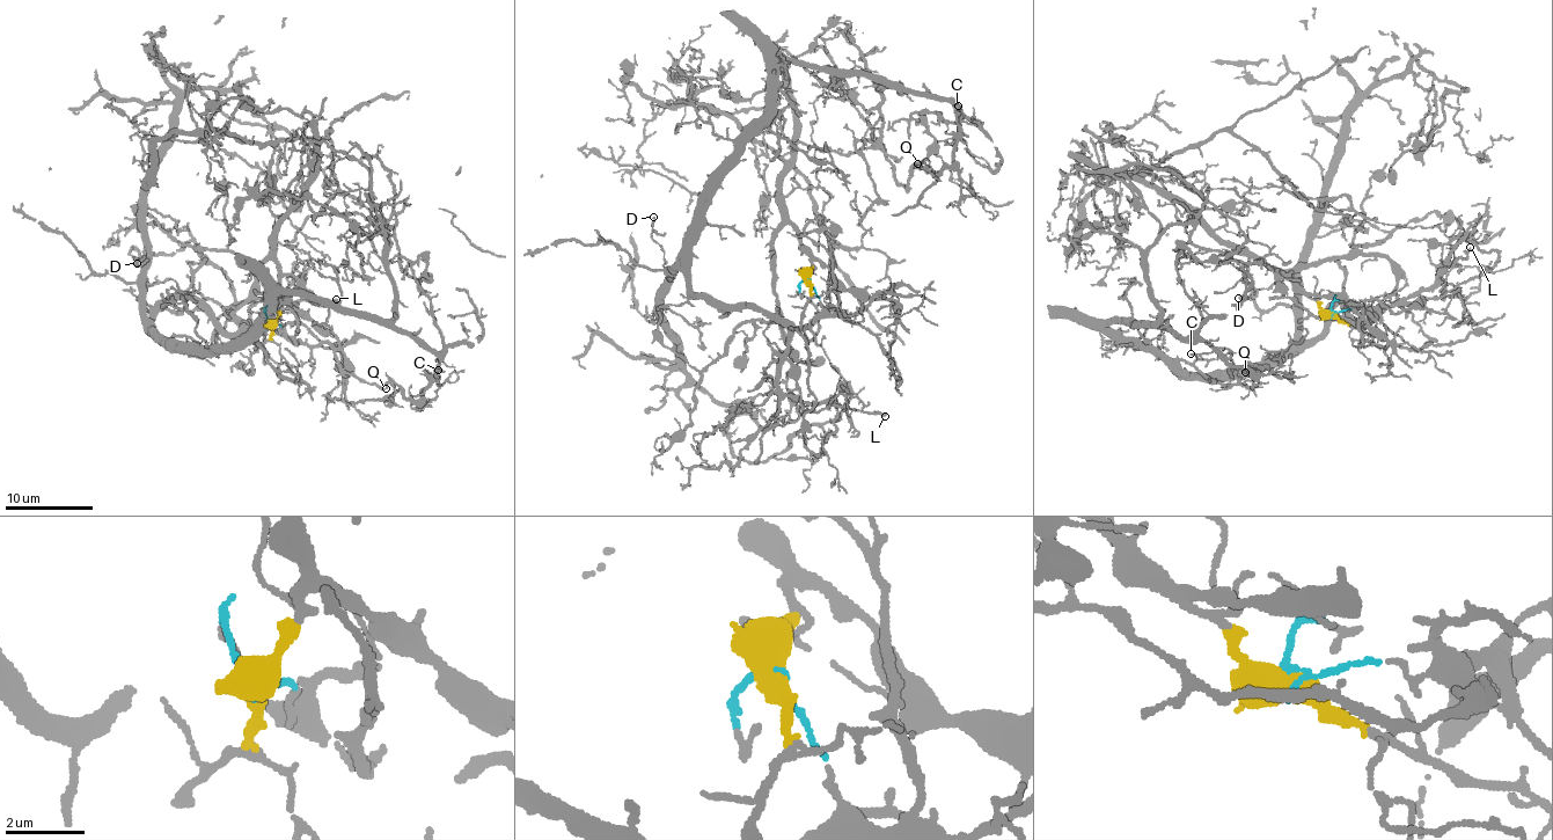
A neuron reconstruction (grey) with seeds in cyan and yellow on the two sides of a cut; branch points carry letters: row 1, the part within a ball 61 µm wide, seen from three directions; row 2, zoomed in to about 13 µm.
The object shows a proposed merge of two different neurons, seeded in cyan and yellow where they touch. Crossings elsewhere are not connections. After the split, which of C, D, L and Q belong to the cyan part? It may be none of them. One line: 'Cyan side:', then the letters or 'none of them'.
Cyan side: C, D, L, Q

